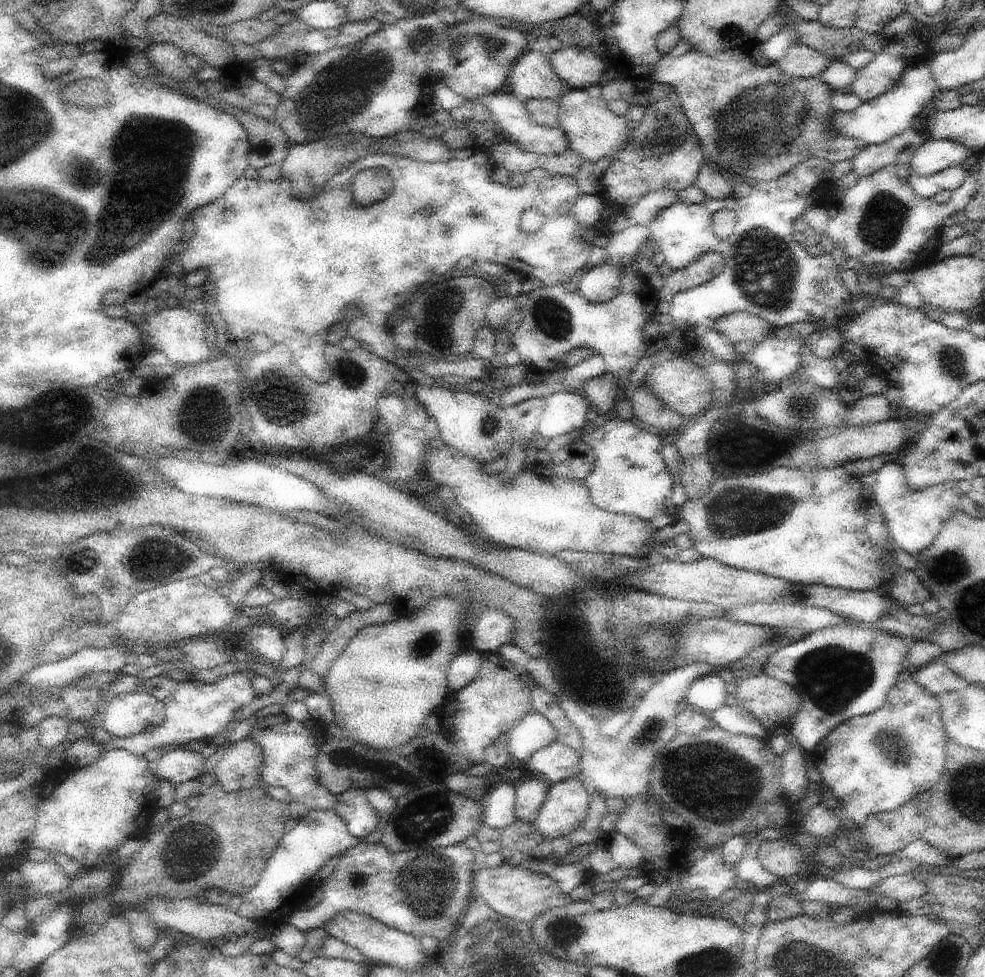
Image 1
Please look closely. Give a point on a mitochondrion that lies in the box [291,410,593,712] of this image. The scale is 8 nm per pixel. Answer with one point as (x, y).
(432, 641)

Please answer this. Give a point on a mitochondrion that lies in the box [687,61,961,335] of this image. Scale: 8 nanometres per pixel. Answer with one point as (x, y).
(764, 266)

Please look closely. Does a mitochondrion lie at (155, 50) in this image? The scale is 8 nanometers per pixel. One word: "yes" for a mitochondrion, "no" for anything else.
no

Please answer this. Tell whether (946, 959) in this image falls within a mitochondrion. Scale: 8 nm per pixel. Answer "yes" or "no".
yes

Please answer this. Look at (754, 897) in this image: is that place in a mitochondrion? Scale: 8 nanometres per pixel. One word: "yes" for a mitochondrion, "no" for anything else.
no

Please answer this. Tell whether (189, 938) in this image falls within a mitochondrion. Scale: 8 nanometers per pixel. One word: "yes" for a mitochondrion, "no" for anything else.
no

